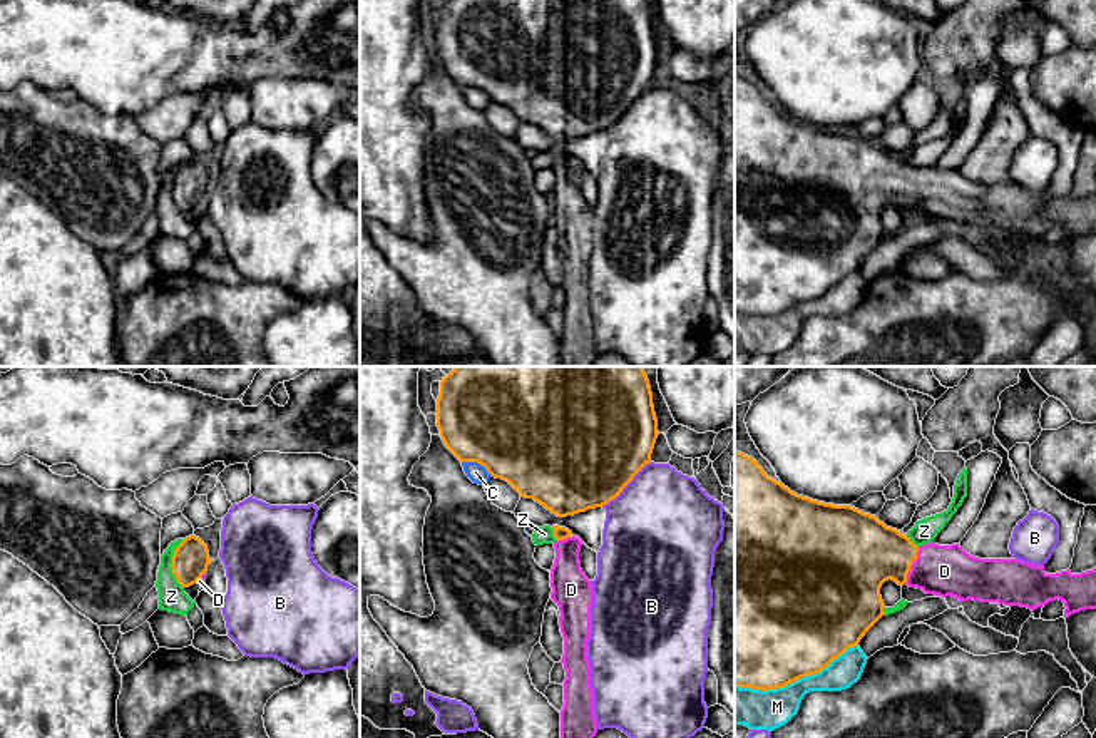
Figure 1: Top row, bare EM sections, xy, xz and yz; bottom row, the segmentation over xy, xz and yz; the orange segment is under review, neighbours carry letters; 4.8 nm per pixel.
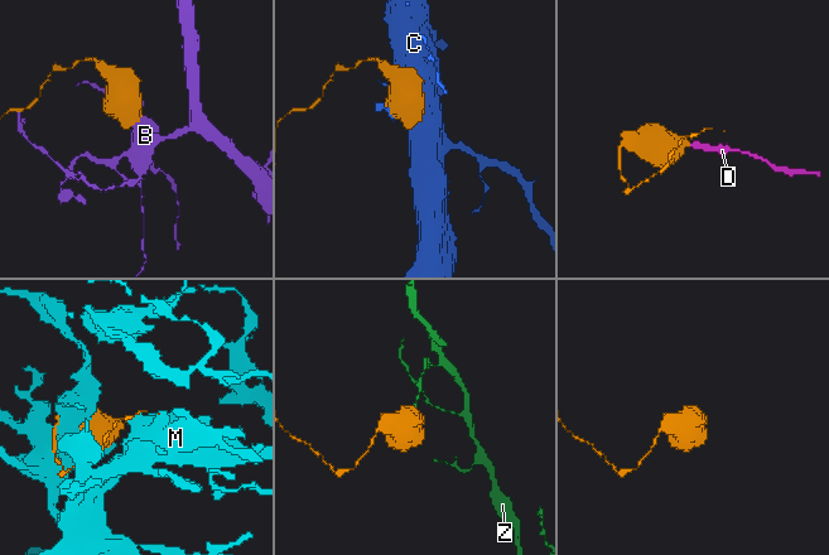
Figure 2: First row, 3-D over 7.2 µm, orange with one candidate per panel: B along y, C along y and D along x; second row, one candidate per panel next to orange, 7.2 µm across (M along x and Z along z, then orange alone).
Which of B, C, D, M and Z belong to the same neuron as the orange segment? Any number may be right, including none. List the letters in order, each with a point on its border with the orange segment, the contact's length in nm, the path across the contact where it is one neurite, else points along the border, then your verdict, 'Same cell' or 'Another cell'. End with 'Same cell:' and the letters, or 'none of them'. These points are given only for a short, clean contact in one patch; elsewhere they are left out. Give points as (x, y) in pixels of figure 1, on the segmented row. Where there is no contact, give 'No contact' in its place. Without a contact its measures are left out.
B: Touches orange at xz (626, 484). Shared border 320 nm. Another cell
C: Touches orange at xz (477, 462). Shared border 170 nm. Another cell
D: Touches orange at yz (911, 564). Shared border 190 nm. Path across: yz (860, 553), (884, 553), (911, 564), (944, 571). Same cell
M: Touches orange at yz (795, 680). Shared border 650 nm. Another cell
Z: Touches orange at xy (171, 564). Shared border 240 nm. Another cell
Same cell: D

